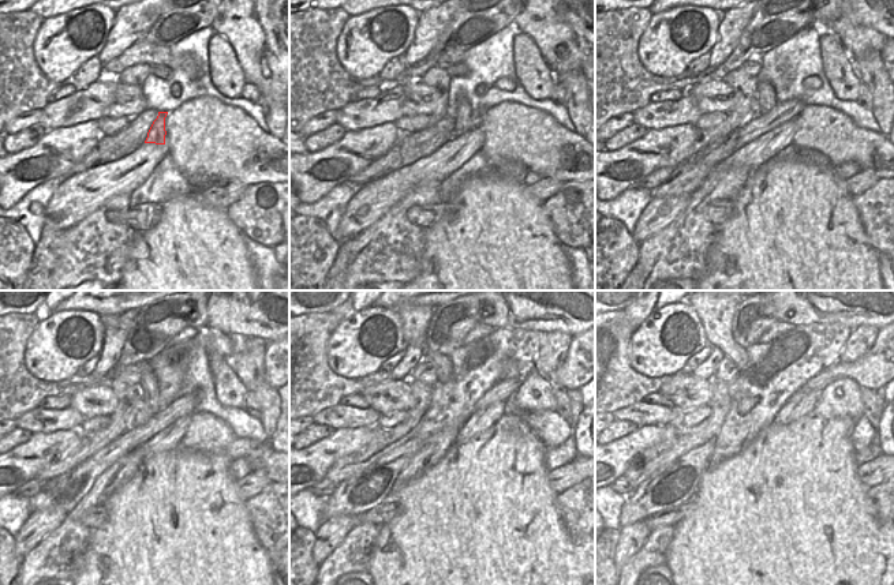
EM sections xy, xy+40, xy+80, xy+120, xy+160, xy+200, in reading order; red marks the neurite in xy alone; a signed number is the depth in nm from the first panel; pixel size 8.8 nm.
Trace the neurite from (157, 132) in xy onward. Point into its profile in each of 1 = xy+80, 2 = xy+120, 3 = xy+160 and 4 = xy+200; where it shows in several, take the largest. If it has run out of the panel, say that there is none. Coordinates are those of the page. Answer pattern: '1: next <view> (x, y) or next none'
1: next xy+80 (767, 101)
2: next xy+120 (148, 381)
3: next xy+160 (415, 318)
4: next xy+200 (717, 318)

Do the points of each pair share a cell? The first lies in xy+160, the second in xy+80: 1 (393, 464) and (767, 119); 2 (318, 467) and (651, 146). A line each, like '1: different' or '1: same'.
1: same
2: same

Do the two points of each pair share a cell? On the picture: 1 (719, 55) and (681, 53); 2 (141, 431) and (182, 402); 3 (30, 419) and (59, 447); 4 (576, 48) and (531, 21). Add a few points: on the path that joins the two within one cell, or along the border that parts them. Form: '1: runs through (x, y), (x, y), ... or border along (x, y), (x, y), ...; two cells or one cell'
1: border along (721, 21), (717, 42), (710, 51); two cells
2: runs through (150, 428), (172, 412); one cell
3: border along (75, 430), (33, 434); two cells
4: runs through (565, 41), (557, 41), (542, 26); one cell

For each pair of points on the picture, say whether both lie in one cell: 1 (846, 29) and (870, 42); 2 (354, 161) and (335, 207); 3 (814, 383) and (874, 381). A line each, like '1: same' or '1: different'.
1: same
2: different
3: same

